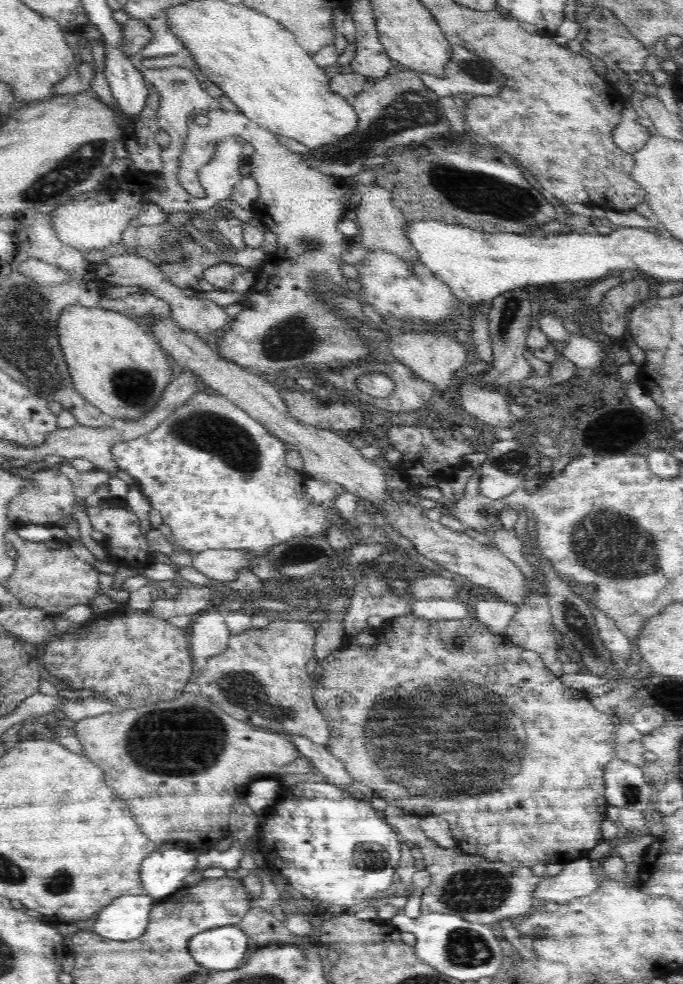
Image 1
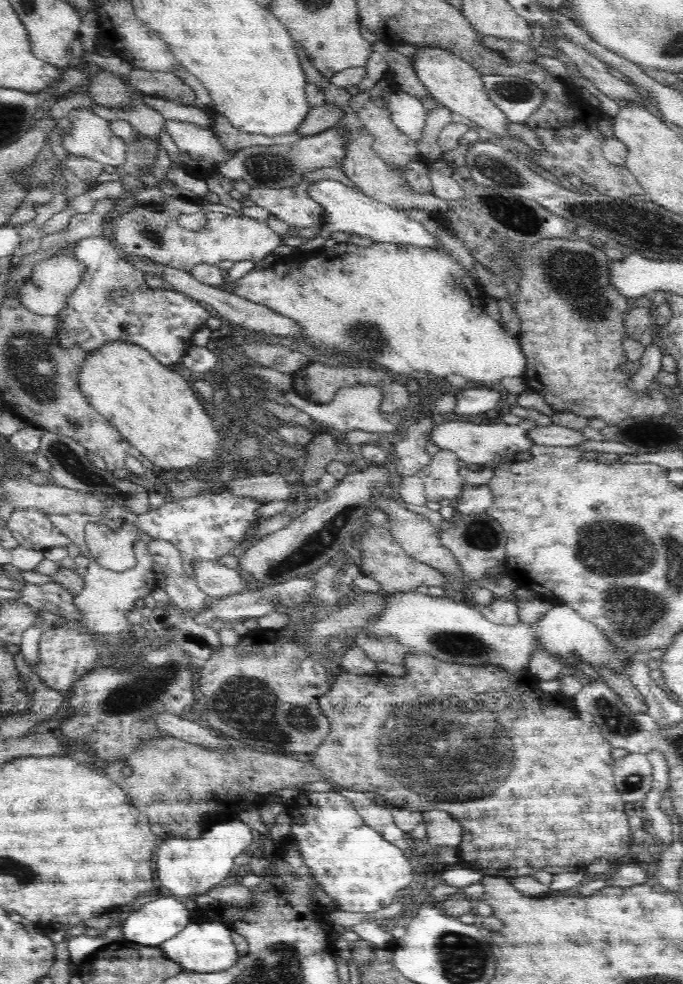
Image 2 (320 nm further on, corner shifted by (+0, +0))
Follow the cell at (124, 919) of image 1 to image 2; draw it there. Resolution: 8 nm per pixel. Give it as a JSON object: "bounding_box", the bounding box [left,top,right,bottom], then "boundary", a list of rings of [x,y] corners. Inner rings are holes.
{"bounding_box":[123,896,190,946],"boundary":[[[162,896],[124,922],[123,937],[143,946],[160,946],[190,923],[190,912],[176,896]]]}

